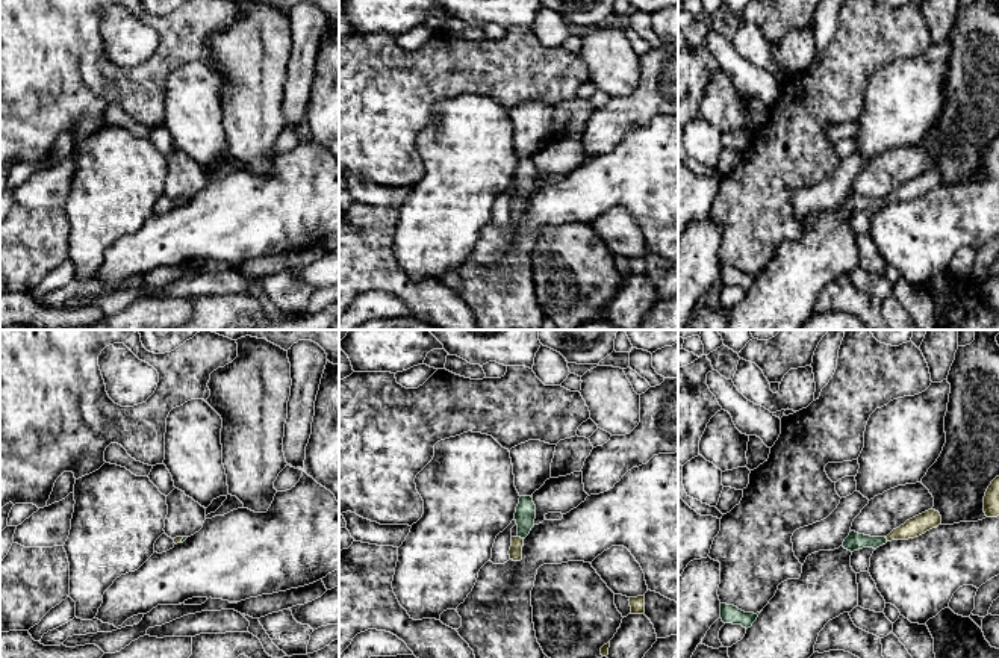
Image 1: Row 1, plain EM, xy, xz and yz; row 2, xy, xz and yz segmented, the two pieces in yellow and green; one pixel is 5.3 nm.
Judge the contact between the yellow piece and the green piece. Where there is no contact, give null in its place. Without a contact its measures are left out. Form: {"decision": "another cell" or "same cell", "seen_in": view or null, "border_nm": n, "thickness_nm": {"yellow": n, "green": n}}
{"decision": "same cell", "seen_in": "xz", "border_nm": 40, "thickness_nm": {"yellow": 70, "green": 110}}

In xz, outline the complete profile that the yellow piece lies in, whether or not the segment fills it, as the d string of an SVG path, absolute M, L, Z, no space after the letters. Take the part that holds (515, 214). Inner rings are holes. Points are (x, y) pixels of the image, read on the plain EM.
M521 157L515 174L518 197L512 198L512 207L509 212L510 221L513 222L522 221L524 200L530 195L531 189L534 188L534 180L536 180L536 166L533 163L533 159Z

